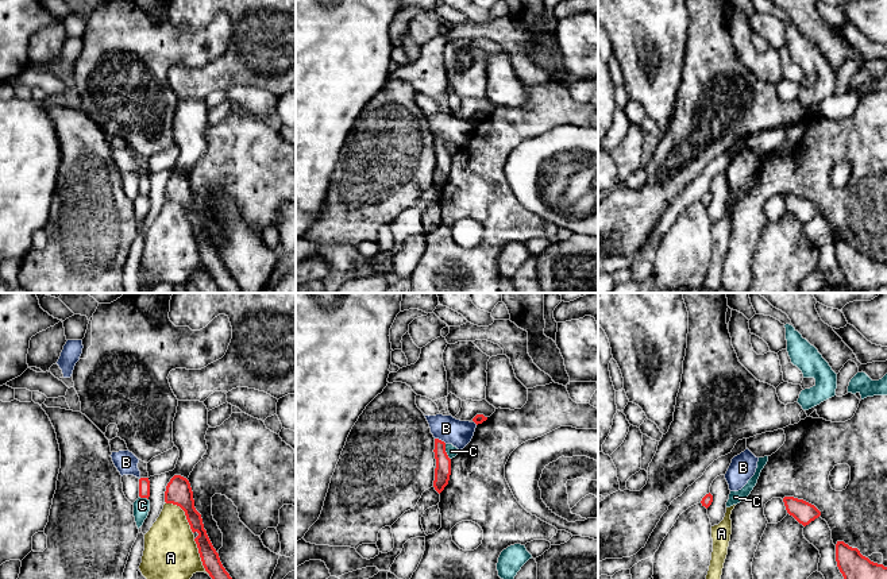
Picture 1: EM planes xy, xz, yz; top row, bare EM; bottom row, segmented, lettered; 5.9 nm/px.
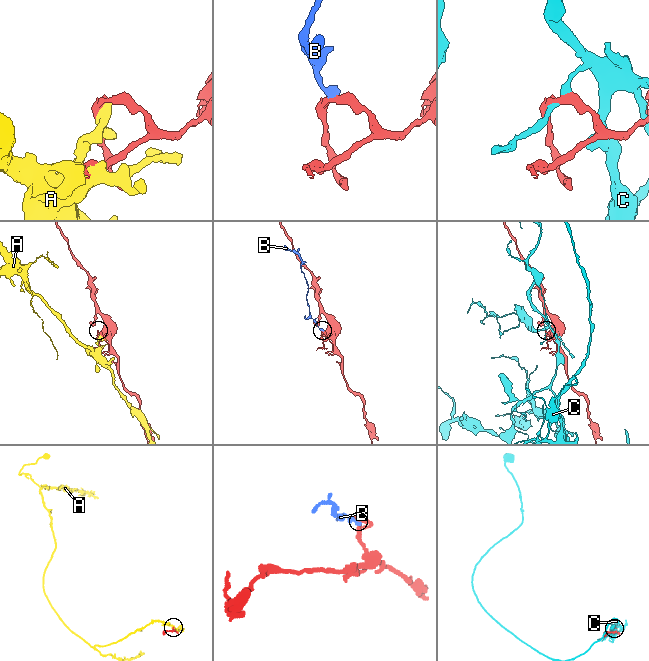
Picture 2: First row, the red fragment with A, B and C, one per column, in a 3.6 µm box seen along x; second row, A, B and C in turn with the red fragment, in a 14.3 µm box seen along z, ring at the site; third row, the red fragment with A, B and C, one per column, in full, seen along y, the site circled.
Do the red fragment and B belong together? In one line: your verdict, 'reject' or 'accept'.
reject

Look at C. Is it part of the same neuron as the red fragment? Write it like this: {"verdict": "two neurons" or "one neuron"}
{"verdict": "two neurons"}

